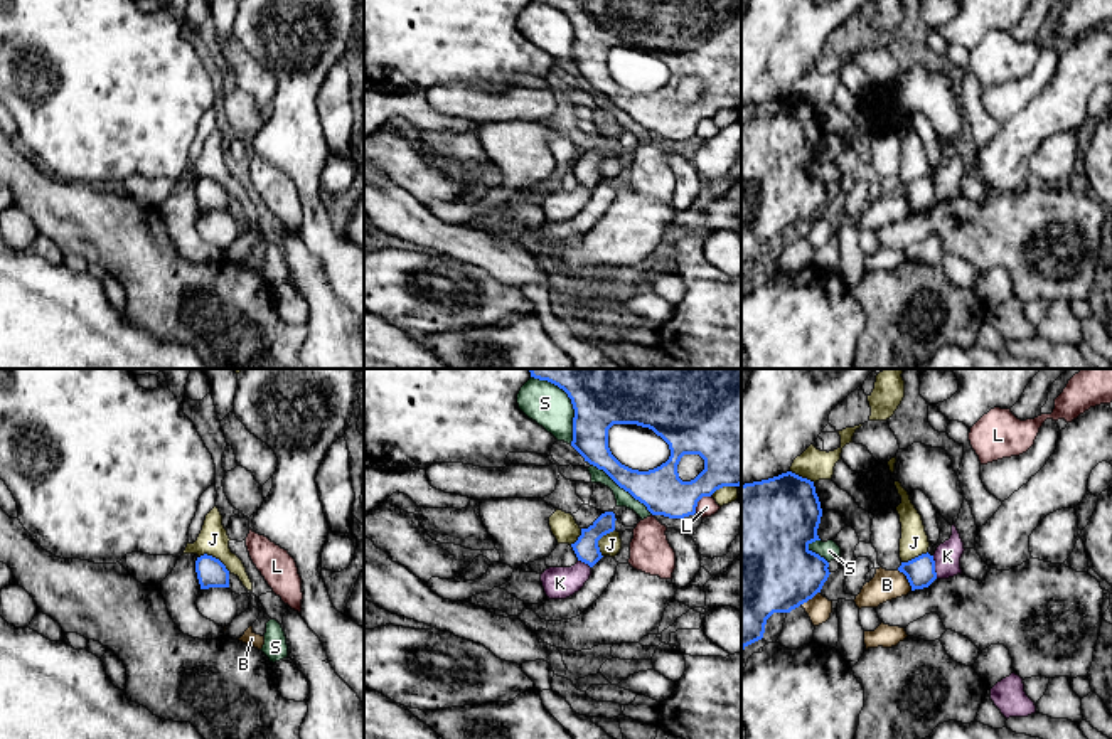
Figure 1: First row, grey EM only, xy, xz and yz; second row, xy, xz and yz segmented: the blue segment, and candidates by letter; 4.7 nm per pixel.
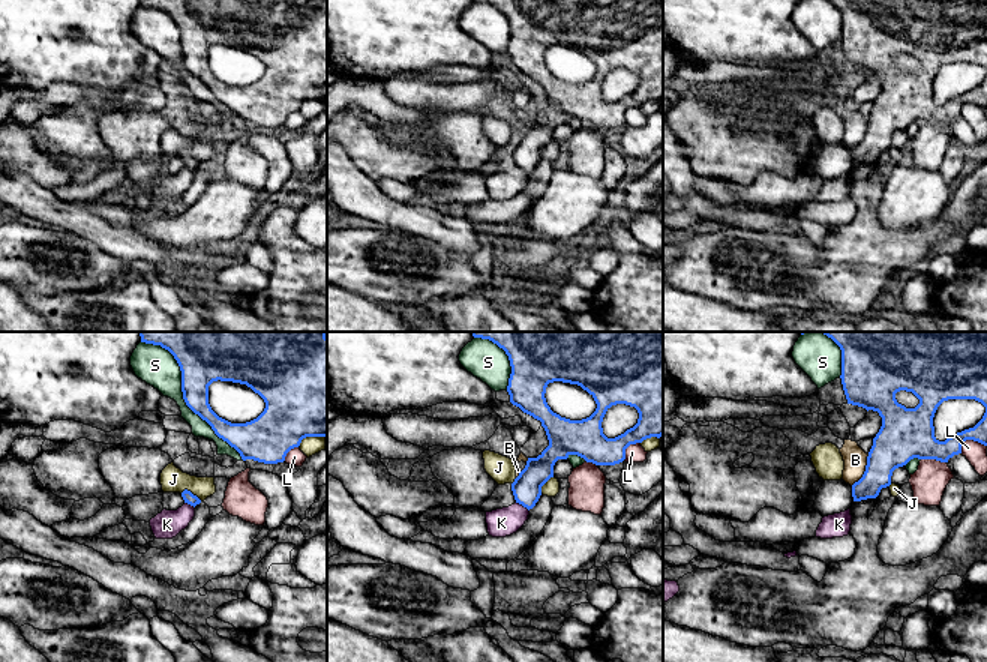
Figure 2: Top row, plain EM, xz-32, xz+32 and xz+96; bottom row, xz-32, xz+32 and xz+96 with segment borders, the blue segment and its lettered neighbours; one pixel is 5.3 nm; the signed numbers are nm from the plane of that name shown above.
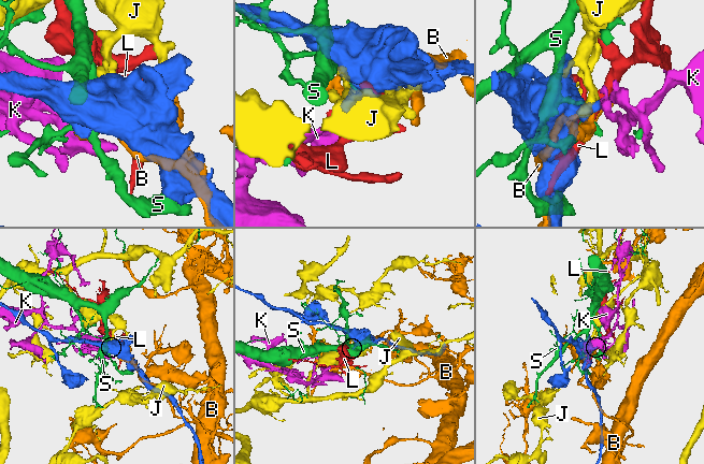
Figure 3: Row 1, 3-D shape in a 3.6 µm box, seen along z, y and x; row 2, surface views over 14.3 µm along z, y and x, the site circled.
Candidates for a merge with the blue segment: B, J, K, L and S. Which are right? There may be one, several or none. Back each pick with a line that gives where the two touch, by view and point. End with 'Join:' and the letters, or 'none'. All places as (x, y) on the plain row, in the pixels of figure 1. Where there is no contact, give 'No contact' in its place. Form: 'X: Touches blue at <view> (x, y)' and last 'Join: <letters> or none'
Join: none

